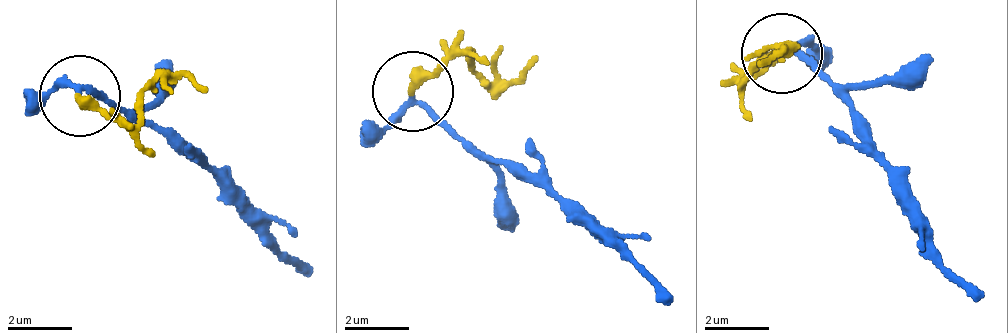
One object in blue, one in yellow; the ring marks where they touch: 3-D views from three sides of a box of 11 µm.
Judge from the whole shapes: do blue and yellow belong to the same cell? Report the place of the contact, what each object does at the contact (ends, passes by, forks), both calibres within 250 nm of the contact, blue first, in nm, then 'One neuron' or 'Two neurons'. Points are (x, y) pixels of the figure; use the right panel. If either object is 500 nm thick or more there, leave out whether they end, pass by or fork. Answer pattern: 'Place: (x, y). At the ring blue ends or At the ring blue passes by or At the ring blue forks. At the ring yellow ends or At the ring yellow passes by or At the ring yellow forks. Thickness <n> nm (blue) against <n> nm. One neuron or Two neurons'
Place: (782, 53). At the ring blue passes by. At the ring yellow ends. Thickness 160 nm (blue) against 320 nm. Two neurons

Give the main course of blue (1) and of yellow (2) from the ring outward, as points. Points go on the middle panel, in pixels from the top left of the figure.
1: (411, 94), (511, 164), (562, 211), (589, 217), (675, 299)
2: (411, 94), (452, 56), (498, 81), (539, 59)

